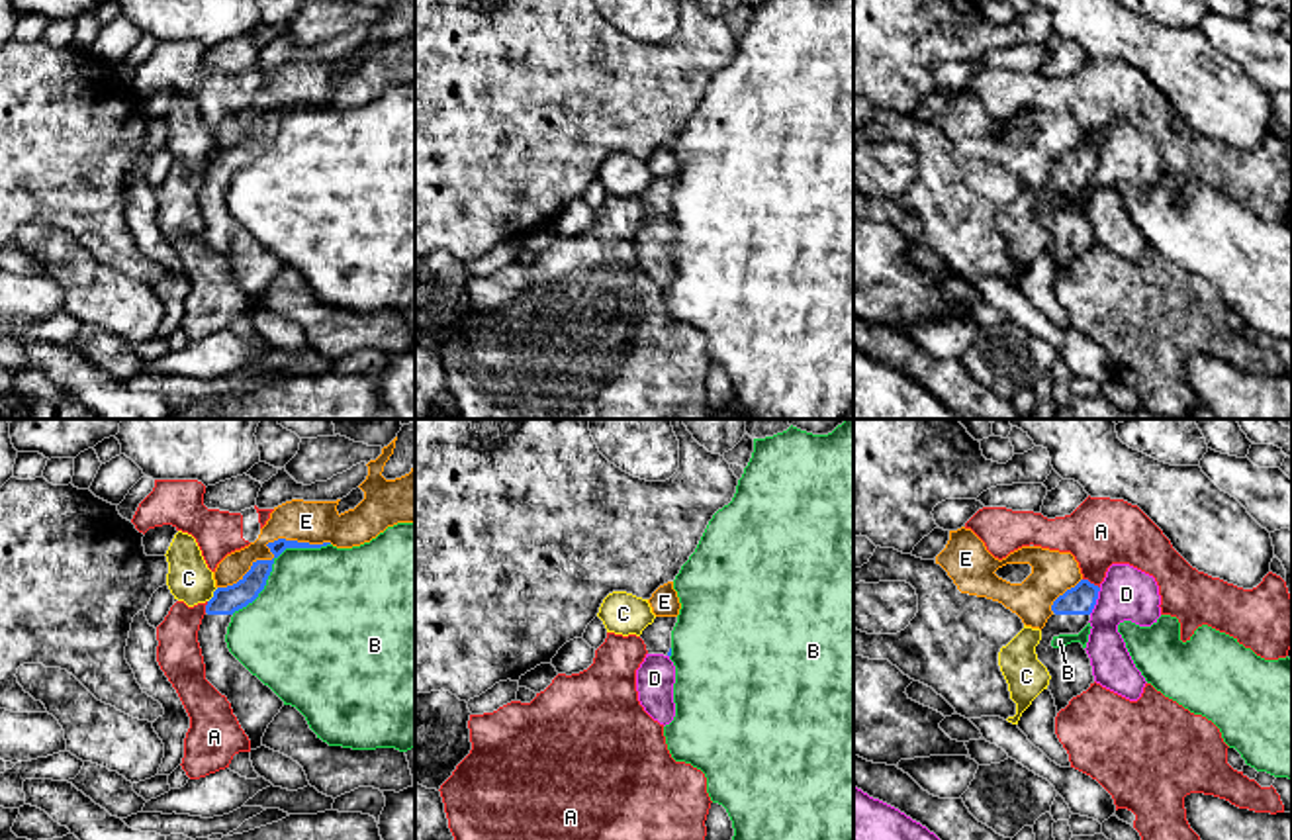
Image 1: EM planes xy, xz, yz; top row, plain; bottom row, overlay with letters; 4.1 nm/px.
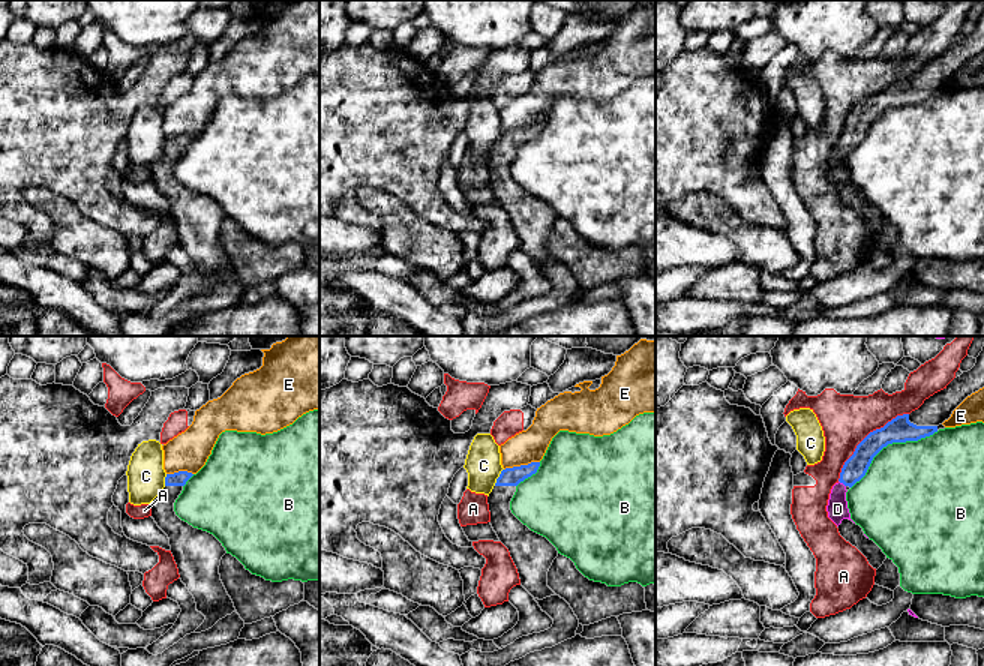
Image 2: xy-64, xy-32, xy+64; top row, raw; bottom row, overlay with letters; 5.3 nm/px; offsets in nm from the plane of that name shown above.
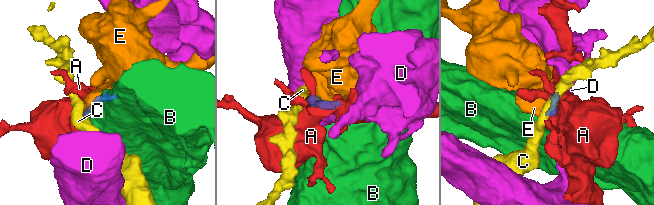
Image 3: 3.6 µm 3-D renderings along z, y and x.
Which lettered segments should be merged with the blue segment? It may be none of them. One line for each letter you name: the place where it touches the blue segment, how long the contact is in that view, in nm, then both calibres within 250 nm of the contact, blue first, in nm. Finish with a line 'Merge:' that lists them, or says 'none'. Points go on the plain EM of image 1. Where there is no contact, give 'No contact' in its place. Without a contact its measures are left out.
Merge: none

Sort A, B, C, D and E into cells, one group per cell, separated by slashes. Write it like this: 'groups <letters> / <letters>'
groups A / B / C / D / E

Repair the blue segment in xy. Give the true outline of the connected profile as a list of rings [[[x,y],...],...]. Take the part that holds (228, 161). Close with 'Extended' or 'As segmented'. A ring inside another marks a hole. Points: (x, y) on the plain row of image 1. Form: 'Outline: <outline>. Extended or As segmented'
Outline: [[[274,119],[256,121],[237,145],[217,149],[198,192],[206,241],[231,264],[251,311],[262,307],[262,298],[284,262],[229,213],[225,196],[233,174],[253,164],[264,151],[272,125]]]. Extended

